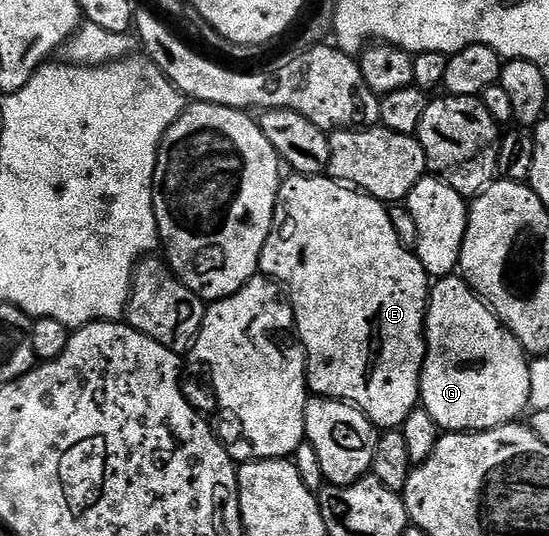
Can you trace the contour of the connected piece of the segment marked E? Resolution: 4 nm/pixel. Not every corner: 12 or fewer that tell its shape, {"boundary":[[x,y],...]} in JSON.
{"boundary":[[280,182],[312,396],[379,429],[420,406],[429,276],[372,195]]}

